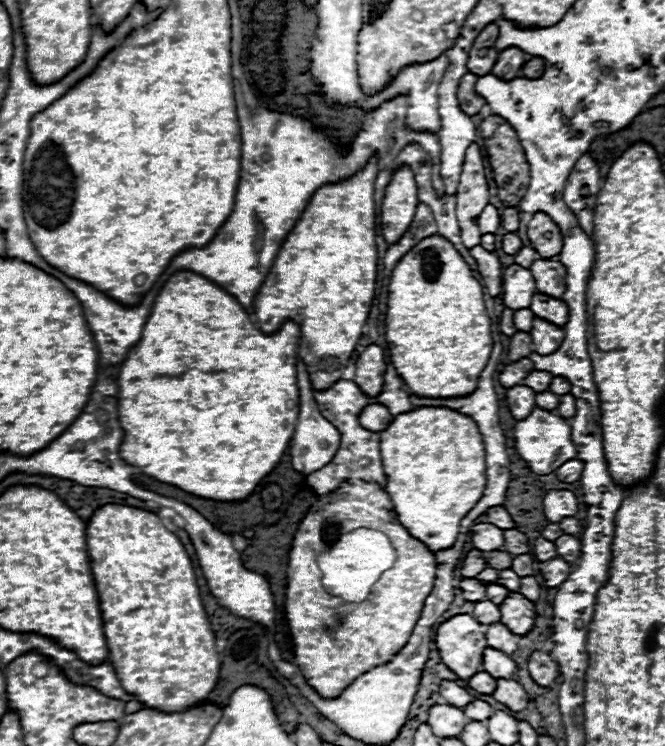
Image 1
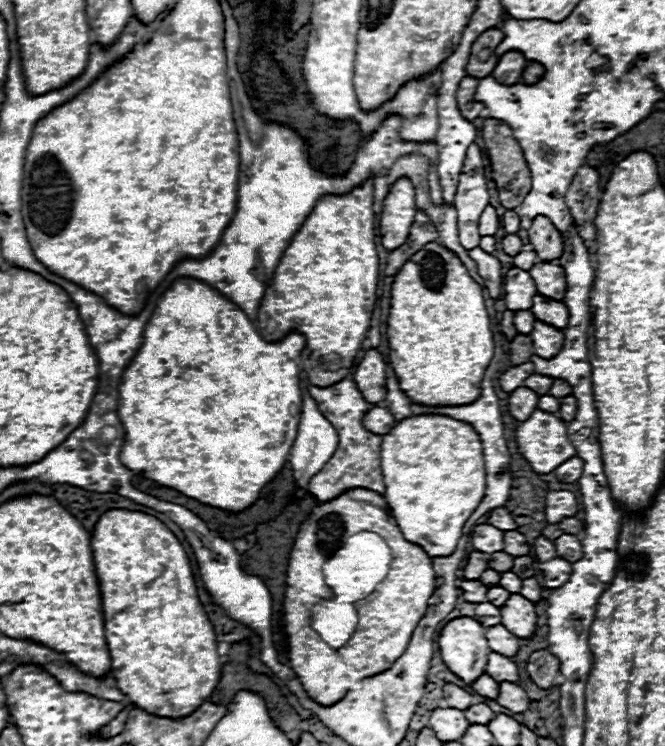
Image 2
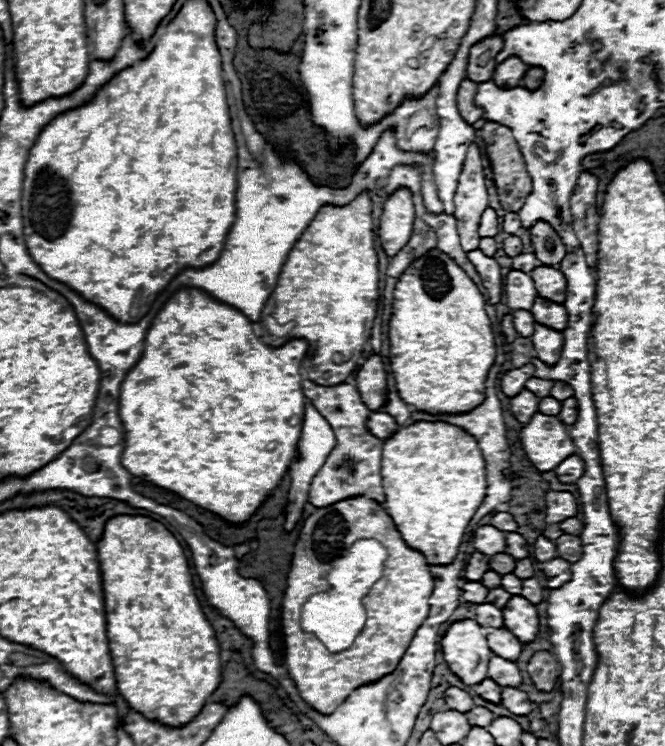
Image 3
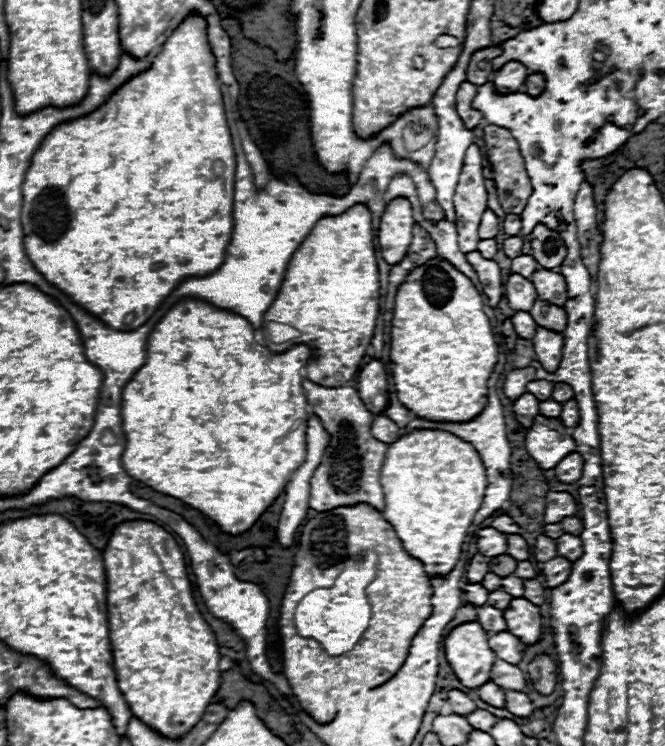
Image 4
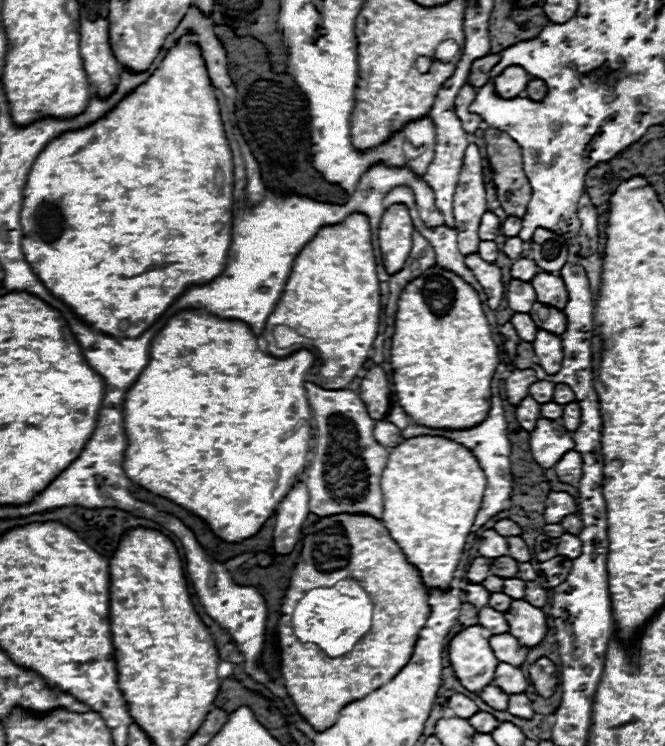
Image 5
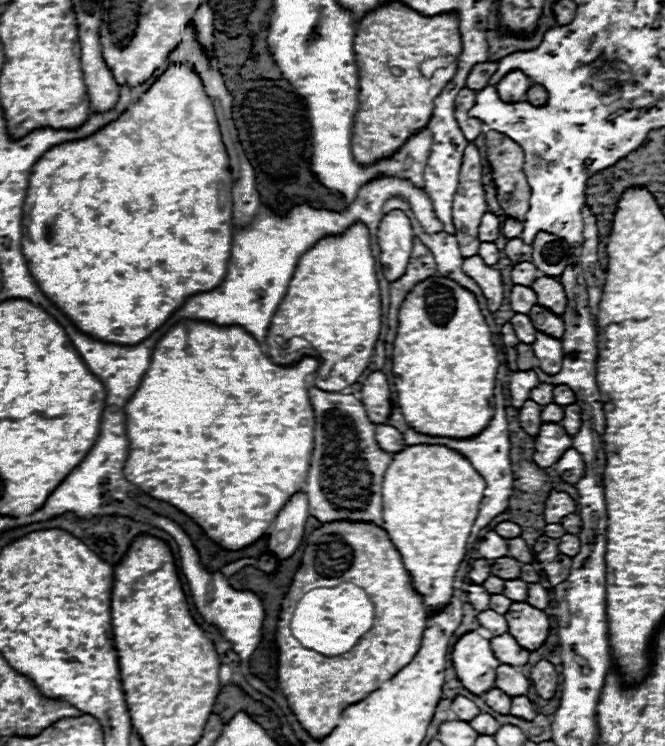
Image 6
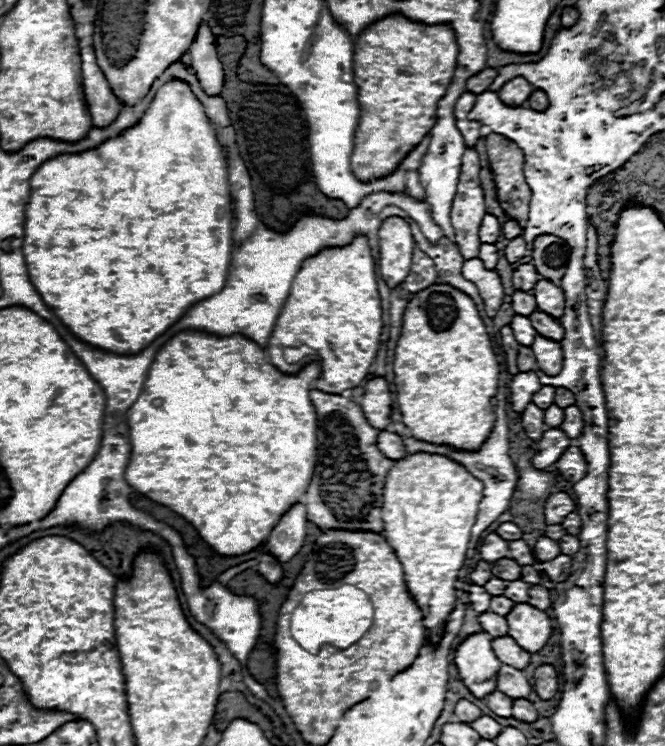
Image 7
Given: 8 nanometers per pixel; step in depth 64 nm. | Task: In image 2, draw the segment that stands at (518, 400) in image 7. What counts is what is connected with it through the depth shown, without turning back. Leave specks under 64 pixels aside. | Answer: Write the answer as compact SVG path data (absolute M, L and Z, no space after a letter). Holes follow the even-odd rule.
M524 362L524 364L520 364L520 366L512 366L512 368L508 368L502 376L500 376L500 386L502 386L502 390L504 392L514 392L516 388L520 388L522 384L524 384L524 380L528 378L528 376L532 376L534 374L534 364L532 362Z

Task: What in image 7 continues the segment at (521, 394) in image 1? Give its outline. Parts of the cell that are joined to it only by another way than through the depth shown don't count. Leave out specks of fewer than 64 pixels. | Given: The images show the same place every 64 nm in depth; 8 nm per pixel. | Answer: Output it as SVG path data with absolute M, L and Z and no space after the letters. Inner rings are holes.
M528 404L526 410L524 410L524 416L522 416L522 428L526 430L526 434L528 434L532 440L540 440L540 436L542 436L544 430L546 430L544 410L540 410L540 408L534 406L534 404Z

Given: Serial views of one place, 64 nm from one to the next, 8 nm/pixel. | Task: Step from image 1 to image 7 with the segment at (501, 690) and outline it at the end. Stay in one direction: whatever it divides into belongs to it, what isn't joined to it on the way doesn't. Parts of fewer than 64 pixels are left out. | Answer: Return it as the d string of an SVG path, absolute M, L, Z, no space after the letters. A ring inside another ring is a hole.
M516 698L514 700L514 704L512 704L512 716L516 720L522 720L522 722L536 722L538 720L538 712L536 712L534 704L524 700L524 698Z

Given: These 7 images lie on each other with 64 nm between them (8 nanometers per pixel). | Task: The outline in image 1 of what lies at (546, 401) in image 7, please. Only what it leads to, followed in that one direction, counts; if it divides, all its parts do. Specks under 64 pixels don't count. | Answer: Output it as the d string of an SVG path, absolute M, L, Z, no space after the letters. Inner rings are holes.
M532 372L532 374L528 374L528 378L524 378L524 386L528 386L528 388L532 388L534 392L544 392L544 390L548 390L550 388L550 382L552 382L552 374L548 374L548 372Z

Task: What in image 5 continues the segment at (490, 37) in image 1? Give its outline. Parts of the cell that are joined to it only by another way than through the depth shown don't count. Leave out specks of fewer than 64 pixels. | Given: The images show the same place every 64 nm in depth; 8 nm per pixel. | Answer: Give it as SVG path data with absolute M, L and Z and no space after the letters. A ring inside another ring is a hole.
M494 54L494 56L484 56L484 58L478 58L476 62L472 62L472 70L468 74L468 84L472 88L482 88L484 84L488 84L490 80L490 70L498 64L498 56L500 54Z

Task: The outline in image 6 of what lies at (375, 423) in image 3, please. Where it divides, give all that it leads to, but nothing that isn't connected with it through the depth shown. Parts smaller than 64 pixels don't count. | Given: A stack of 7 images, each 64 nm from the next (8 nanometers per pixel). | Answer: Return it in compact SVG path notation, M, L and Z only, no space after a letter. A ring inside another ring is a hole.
M378 424L376 428L378 428L376 430L376 442L380 442L382 450L388 450L392 454L398 454L400 450L406 448L406 442L404 442L402 434L396 428L386 426L386 424Z

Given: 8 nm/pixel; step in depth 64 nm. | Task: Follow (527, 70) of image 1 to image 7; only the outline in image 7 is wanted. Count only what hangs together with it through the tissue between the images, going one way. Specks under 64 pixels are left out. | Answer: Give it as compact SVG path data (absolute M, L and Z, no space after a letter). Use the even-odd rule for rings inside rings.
M534 90L532 92L532 98L526 102L526 108L532 108L536 112L544 112L548 108L548 100L546 100L546 94L540 92L540 90Z

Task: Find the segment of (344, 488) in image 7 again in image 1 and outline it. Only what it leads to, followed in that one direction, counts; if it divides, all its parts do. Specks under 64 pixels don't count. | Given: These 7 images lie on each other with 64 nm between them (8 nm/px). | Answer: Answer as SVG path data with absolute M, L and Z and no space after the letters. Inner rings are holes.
M340 380L340 382L336 382L328 390L314 390L314 398L318 402L318 408L320 408L322 416L336 426L336 430L340 432L342 438L340 438L340 448L338 448L336 456L328 462L328 466L324 466L322 470L318 470L316 474L310 474L306 478L306 484L318 496L324 496L324 494L330 494L334 488L338 488L340 484L344 484L352 476L348 472L354 472L354 476L358 480L368 480L368 482L376 482L378 486L384 486L386 484L386 476L384 476L384 470L382 470L380 434L362 428L360 422L358 422L360 412L368 404L372 404L372 400L352 380Z

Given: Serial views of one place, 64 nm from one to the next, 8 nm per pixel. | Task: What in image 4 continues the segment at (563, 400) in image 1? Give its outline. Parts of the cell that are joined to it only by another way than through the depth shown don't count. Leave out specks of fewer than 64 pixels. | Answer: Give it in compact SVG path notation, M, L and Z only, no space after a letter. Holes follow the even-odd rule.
M568 400L562 404L562 414L560 414L560 420L566 428L574 428L578 422L580 422L580 414L578 414L578 406L576 406L576 400Z

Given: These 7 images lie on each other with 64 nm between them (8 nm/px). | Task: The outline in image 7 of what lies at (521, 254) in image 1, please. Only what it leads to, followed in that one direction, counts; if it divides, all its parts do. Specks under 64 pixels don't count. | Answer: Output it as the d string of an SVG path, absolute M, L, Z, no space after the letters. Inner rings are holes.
M522 264L518 270L514 270L512 274L512 282L516 290L524 290L524 292L532 292L534 284L540 282L540 274L536 272L536 268L532 264Z

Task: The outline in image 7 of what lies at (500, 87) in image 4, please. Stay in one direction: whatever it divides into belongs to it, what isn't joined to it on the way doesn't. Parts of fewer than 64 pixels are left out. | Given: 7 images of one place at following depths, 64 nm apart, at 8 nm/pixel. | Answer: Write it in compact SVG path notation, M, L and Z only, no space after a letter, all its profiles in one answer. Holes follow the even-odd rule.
M514 78L498 92L498 96L504 104L516 108L516 106L524 106L524 102L530 98L532 92L534 92L534 86L530 82L526 82L524 78Z

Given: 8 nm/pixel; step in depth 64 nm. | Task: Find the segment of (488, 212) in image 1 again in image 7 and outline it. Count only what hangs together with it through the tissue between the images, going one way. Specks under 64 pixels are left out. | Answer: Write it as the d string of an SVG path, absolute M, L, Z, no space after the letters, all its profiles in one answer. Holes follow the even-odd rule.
M486 214L486 216L484 216L484 222L482 222L482 226L480 226L480 242L482 242L482 244L494 244L494 242L498 240L498 236L502 234L500 228L502 228L502 226L500 226L498 218L492 216L492 214Z

